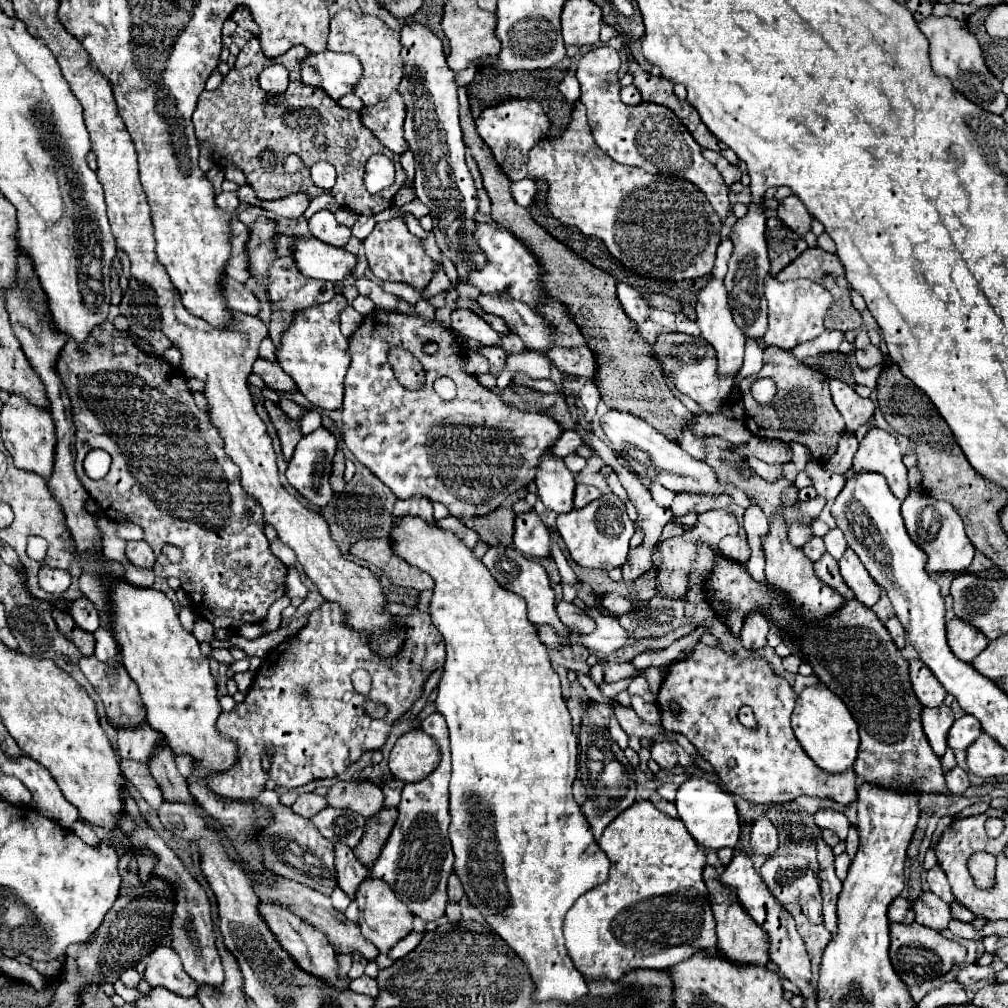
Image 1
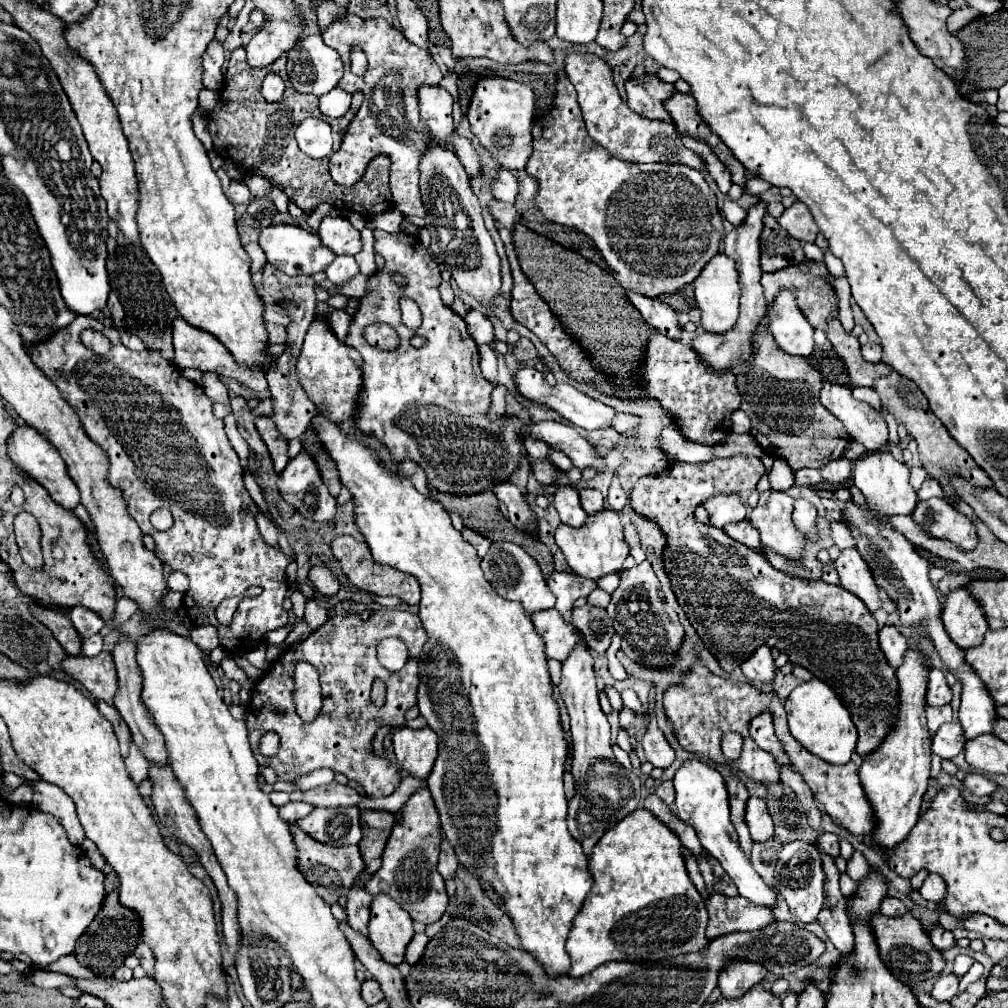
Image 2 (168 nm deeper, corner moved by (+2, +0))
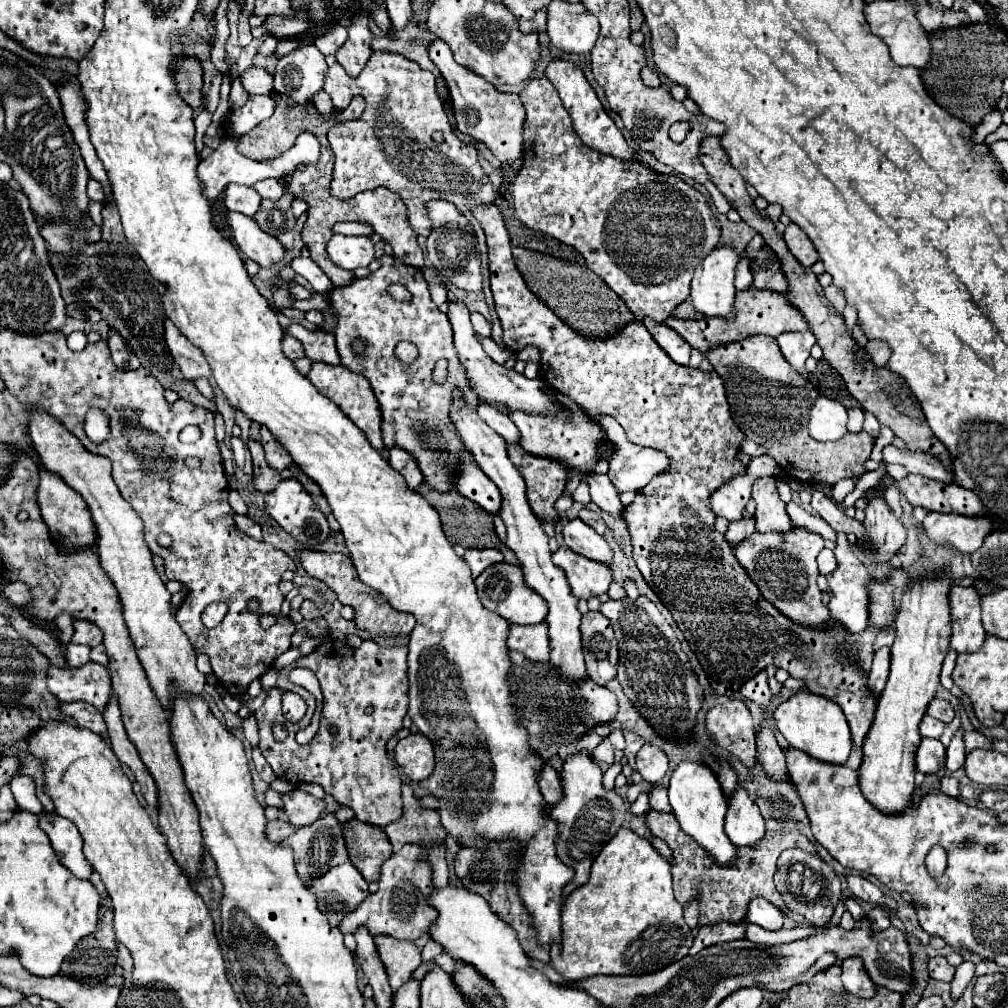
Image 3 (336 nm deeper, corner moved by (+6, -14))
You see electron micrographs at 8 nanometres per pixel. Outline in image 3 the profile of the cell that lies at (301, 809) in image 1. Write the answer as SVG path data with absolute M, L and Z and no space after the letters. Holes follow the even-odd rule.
M274 819L274 821L266 823L266 835L272 841L284 841L294 831L296 831L296 827L292 823L286 823L286 821L280 821L280 819Z

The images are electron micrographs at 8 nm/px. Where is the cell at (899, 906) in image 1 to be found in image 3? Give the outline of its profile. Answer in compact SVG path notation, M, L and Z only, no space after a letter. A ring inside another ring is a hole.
M880 907L872 909L866 917L868 917L868 921L870 921L872 929L876 929L876 931L888 929L888 927L892 925L892 923L890 923L890 915L888 915L888 911L886 911L886 909L880 909Z

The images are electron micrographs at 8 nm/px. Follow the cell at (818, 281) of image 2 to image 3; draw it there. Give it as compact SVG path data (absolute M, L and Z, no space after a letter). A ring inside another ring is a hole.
M750 287L748 291L738 291L736 293L736 317L734 321L724 321L724 319L700 319L700 321L682 321L668 317L664 323L672 327L676 333L680 333L692 347L700 349L702 353L734 343L752 335L768 335L768 337L778 337L780 333L786 331L810 331L808 321L804 321L804 315L788 301L788 293L776 293L776 291L760 291L756 287ZM720 343L720 345L716 345Z

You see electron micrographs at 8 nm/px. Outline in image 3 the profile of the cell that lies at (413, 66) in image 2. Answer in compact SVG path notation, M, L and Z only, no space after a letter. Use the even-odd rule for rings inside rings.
M372 51L364 71L356 79L348 77L348 73L344 71L344 67L340 67L334 55L328 55L326 63L328 63L328 75L326 75L324 91L330 95L330 99L338 109L346 109L348 101L352 101L352 97L356 95L362 95L366 99L366 109L360 119L334 125L328 131L328 141L336 157L334 177L330 183L332 197L352 199L360 191L386 187L402 197L408 209L410 227L424 237L430 233L430 219L424 207L428 199L452 201L460 209L460 213L468 213L472 207L478 207L478 205L494 203L496 189L490 183L488 175L480 175L482 171L478 171L482 169L478 165L478 151L474 149L474 145L466 145L456 137L454 129L448 123L444 105L438 97L436 79L430 71L422 69L416 61L410 61L404 55L392 53L392 51Z

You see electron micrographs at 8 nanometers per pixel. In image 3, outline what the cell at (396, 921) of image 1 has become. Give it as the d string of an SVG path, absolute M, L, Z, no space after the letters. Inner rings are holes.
M376 935L374 943L386 967L390 987L392 989L402 987L410 979L412 971L422 963L418 947L412 941L398 941L392 939L390 935Z

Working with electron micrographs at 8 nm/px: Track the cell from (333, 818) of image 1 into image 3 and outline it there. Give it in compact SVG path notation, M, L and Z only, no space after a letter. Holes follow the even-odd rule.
M328 813L326 817L318 819L312 825L300 827L294 835L290 835L288 839L284 839L282 843L290 845L294 849L294 863L296 863L296 871L298 871L298 875L300 875L302 881L304 881L304 877L324 875L330 867L348 861L348 849L346 849L346 843L344 843L342 823L336 819L334 813Z

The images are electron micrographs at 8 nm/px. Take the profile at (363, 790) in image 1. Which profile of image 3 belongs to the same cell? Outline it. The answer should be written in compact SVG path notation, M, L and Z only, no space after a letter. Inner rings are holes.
M294 789L284 795L284 811L286 811L290 823L296 827L304 827L304 825L314 823L316 819L322 817L324 809L326 809L324 799L308 795L300 789Z

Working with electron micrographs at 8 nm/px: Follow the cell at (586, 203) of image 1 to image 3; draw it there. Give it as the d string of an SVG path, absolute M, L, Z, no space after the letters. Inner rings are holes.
M530 79L528 85L520 91L520 99L526 107L526 123L524 123L524 167L518 171L516 179L514 179L514 189L512 189L512 197L514 197L514 207L516 207L516 217L526 223L530 229L542 231L566 245L572 245L580 251L580 255L586 259L586 265L604 279L604 283L628 305L628 309L636 315L638 321L642 321L646 315L660 321L668 319L674 311L676 305L680 305L682 301L686 301L690 297L690 279L692 279L692 271L696 269L696 263L700 263L700 259L704 259L704 255L708 255L708 251L712 251L712 247L718 247L718 239L720 239L720 227L716 217L712 215L706 197L696 191L692 185L684 183L678 175L662 175L656 173L654 169L648 169L640 163L626 163L620 161L616 157L610 155L602 155L590 147L586 147L580 137L576 135L570 115L568 111L562 107L562 99L558 95L558 91L552 87L552 83L548 79Z

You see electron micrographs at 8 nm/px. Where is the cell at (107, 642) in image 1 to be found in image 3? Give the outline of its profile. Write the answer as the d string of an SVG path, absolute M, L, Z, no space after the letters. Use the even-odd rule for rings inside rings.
M70 643L68 651L66 651L66 661L68 661L70 667L82 667L90 661L90 649L84 647L84 645Z

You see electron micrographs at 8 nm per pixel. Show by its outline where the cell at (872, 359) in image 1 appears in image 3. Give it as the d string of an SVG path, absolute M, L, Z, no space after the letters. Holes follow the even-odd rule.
M868 341L866 343L866 351L872 359L872 363L876 363L876 367L886 367L888 359L890 359L890 347L882 341Z

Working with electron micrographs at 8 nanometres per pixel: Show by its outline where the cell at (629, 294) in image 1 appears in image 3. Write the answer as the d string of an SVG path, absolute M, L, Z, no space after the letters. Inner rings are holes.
M642 319L642 323L646 325L646 329L652 333L654 341L680 365L688 365L690 359L690 347L688 343L684 343L684 339L680 339L680 335L676 335L676 331L664 327L664 323L658 323L654 319Z

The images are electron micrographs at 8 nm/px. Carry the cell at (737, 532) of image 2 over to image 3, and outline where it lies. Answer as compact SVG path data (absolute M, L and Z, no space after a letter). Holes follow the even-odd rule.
M748 517L748 519L740 519L740 521L730 523L724 537L734 547L736 543L740 543L740 539L748 539L748 535L752 535L752 533L754 533L754 519Z

